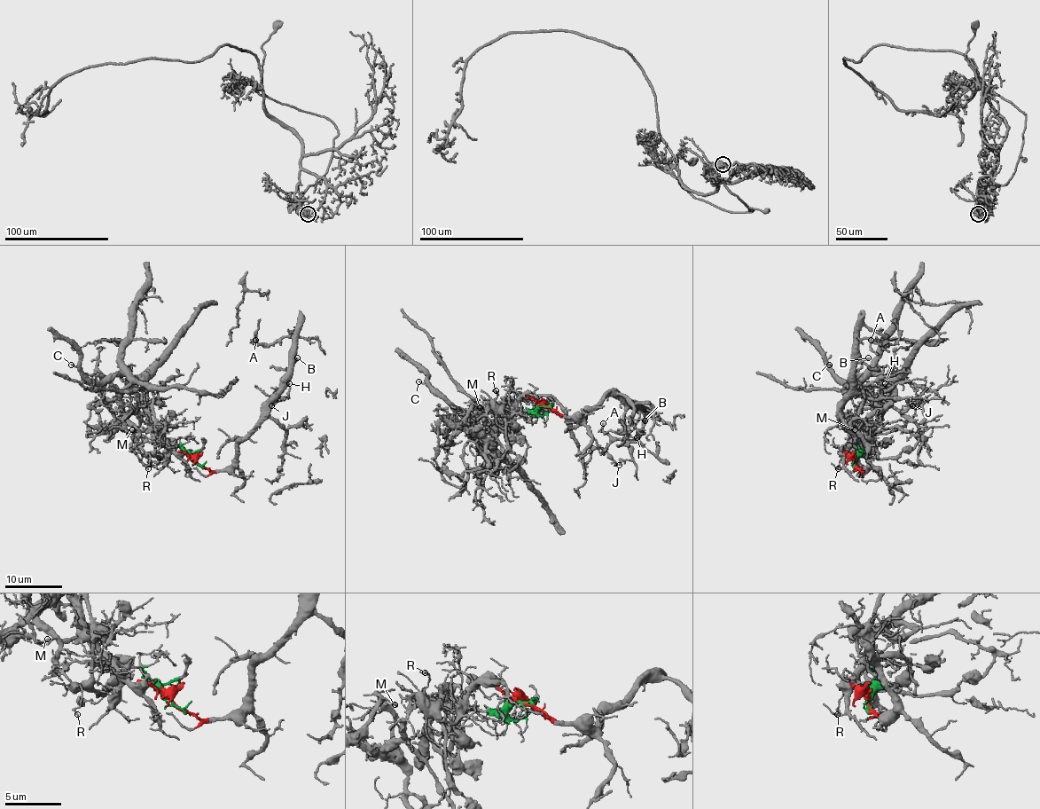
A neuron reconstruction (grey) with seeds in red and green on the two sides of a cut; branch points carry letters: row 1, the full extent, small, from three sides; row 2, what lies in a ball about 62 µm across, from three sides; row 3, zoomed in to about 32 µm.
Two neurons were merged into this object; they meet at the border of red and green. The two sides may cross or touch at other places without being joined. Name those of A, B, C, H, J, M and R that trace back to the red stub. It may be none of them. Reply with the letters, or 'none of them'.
A, B, H, J

